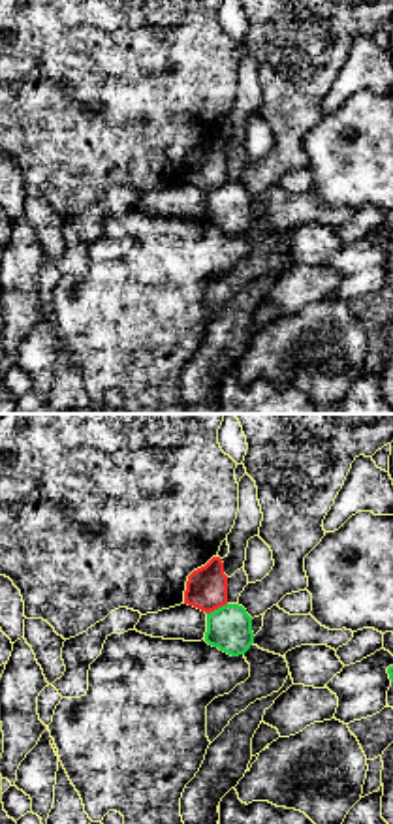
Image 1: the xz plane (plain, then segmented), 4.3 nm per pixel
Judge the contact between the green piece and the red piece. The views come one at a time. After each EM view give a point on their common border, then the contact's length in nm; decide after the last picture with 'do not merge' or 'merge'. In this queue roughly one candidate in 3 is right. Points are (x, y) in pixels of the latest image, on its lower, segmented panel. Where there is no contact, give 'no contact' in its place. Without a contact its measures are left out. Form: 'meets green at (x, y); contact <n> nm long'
meets green at (219, 608); contact 100 nm long

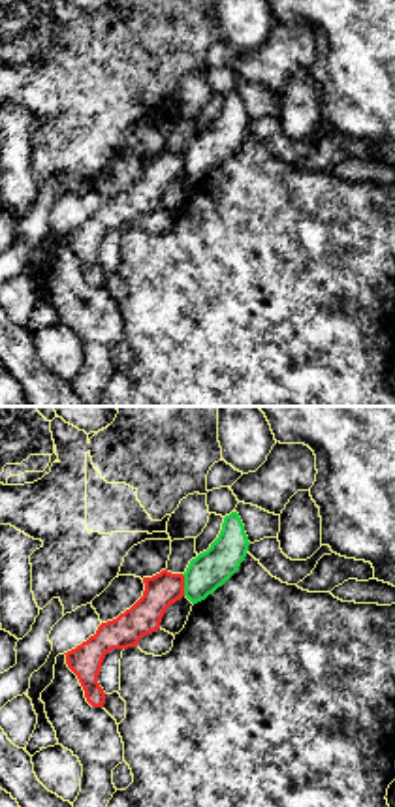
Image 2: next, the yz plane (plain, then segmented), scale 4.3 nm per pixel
meets green at (185, 585); contact 100 nm long

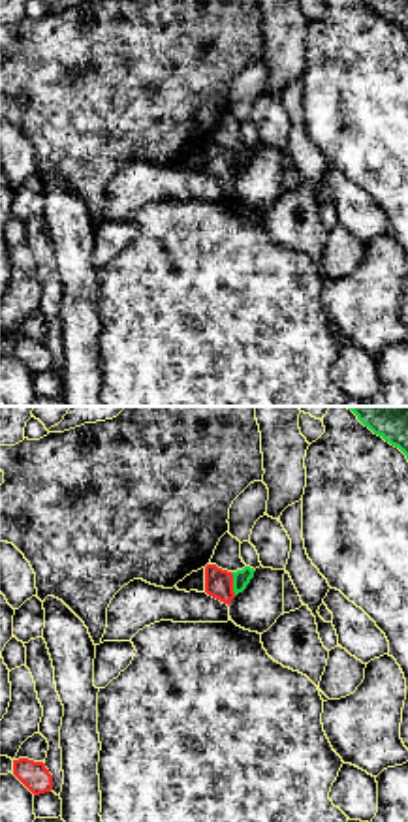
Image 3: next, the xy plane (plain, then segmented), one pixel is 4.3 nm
meets green at (234, 584); contact 110 nm long

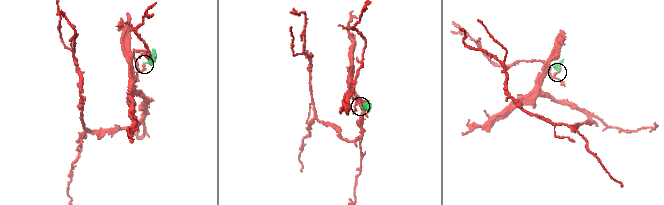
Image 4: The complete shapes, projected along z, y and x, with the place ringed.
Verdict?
do not merge

